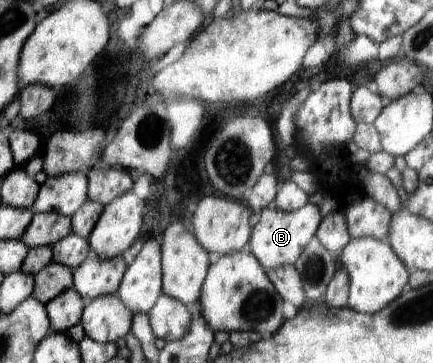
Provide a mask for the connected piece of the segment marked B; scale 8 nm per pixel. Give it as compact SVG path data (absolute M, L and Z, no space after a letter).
M313 202L293 212L285 212L274 206L265 207L261 211L260 220L254 225L249 250L266 270L294 266L294 262L301 257L323 221L320 204L313 204Z

